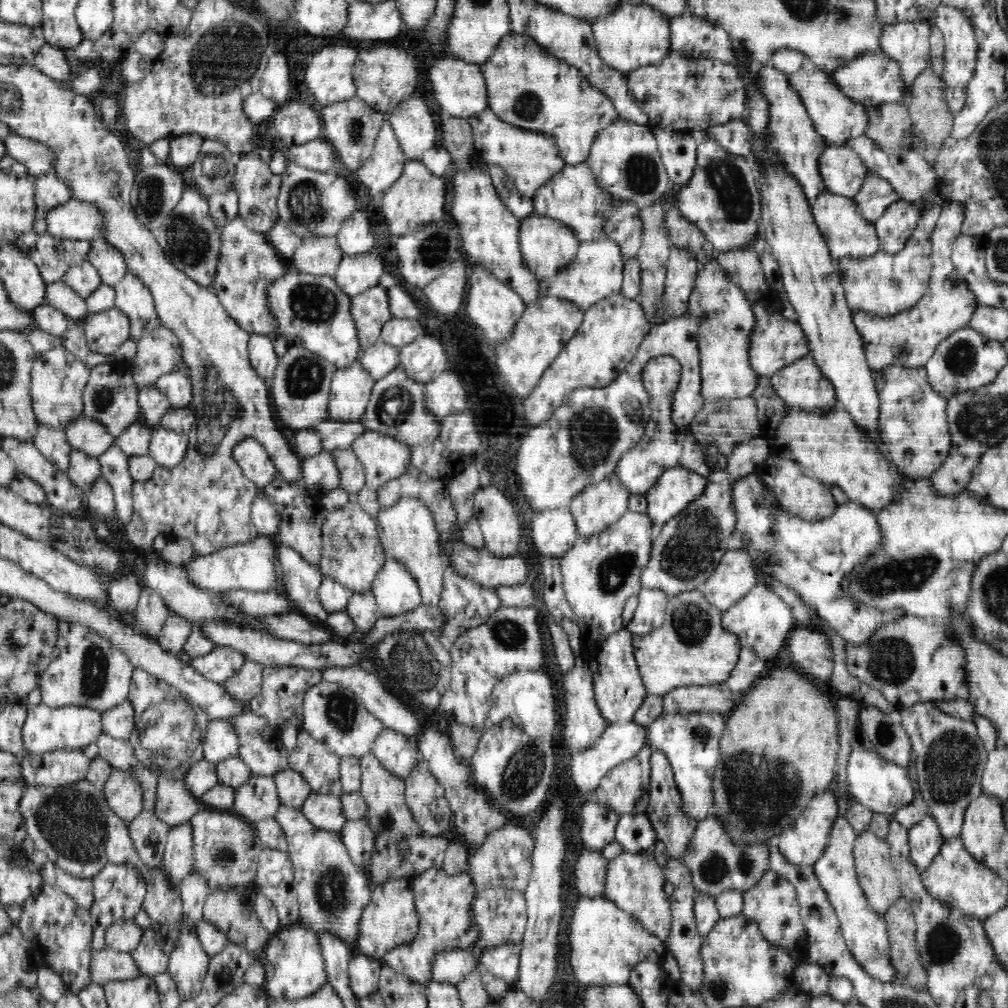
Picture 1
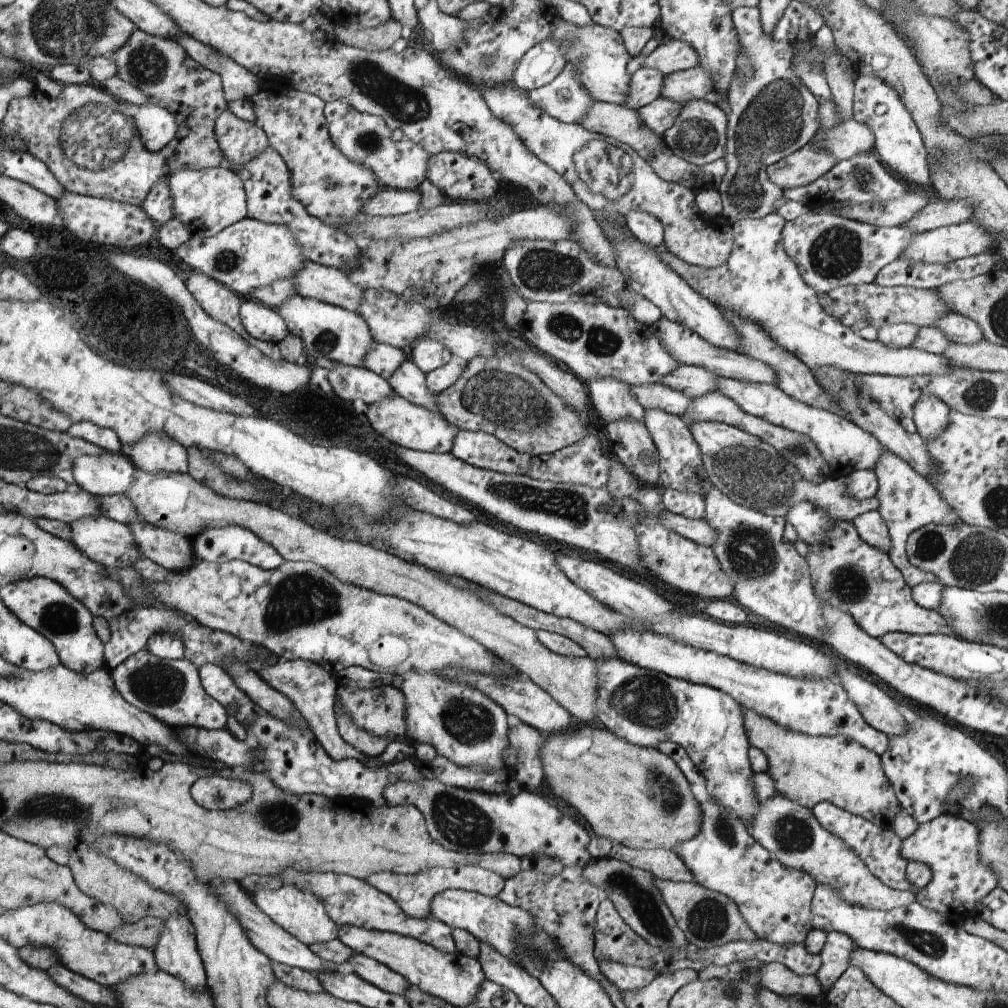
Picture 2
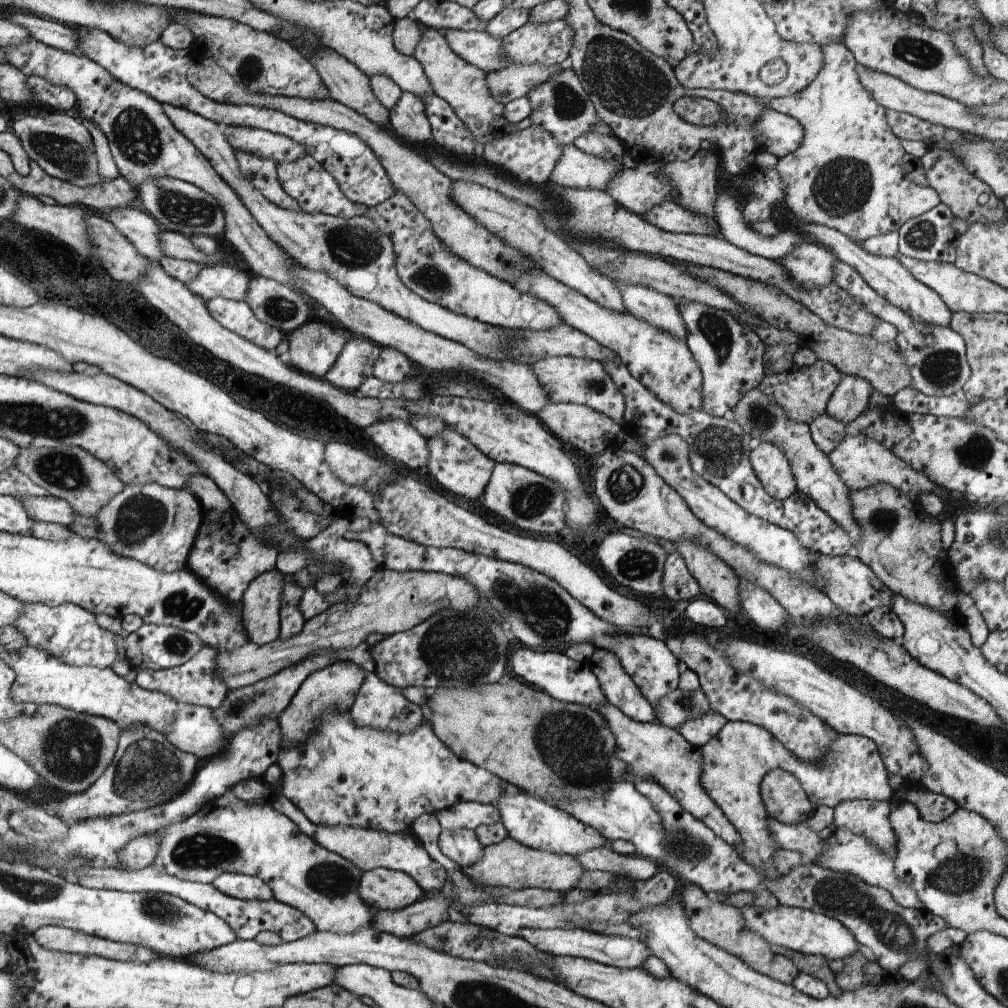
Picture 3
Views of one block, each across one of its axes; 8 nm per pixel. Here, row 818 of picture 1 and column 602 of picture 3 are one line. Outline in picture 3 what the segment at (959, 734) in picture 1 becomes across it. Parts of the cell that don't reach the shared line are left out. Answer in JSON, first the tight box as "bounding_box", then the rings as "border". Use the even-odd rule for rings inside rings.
{"bounding_box":[519,928,648,969],"border":[[[581,928],[569,929],[523,929],[519,930],[519,937],[526,939],[531,946],[538,951],[550,955],[561,955],[568,957],[581,957],[587,960],[593,959],[602,965],[630,969],[639,967],[645,962],[648,952],[645,944],[635,939],[617,935],[602,935]]]}

